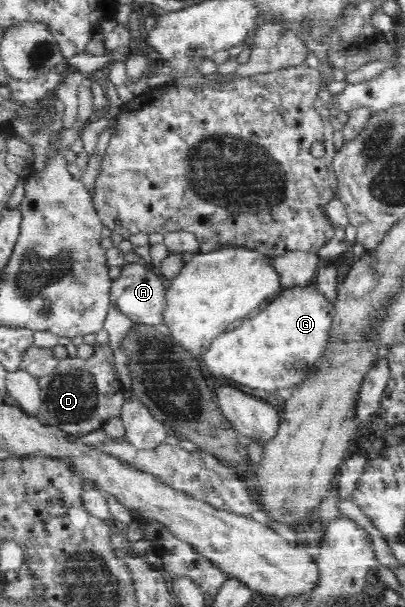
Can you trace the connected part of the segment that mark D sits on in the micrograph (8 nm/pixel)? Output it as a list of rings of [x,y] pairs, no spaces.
[[[111,343],[97,344],[93,354],[86,359],[81,357],[67,357],[59,359],[53,369],[53,380],[44,393],[44,404],[47,406],[47,416],[55,426],[71,436],[80,437],[103,429],[104,424],[120,416],[125,404],[123,383],[119,380],[115,369],[113,346]]]

